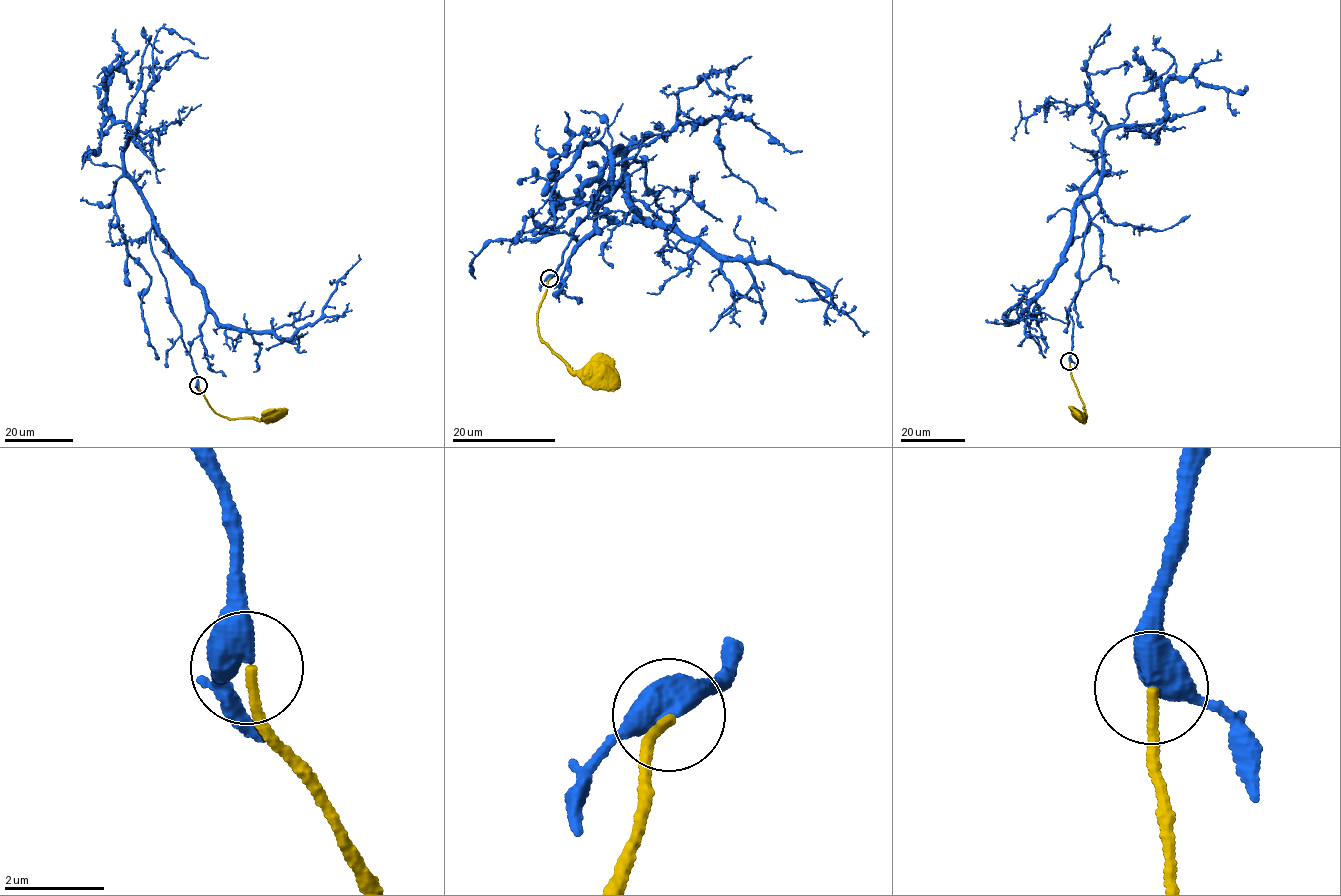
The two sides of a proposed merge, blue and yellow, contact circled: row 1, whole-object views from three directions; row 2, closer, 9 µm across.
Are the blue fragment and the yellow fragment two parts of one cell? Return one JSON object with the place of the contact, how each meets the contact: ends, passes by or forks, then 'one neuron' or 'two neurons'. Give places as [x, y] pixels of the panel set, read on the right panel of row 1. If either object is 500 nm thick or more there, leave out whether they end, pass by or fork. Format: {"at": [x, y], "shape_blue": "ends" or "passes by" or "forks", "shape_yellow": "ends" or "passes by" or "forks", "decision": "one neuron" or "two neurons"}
{"at": [1069, 361], "decision": "one neuron"}

